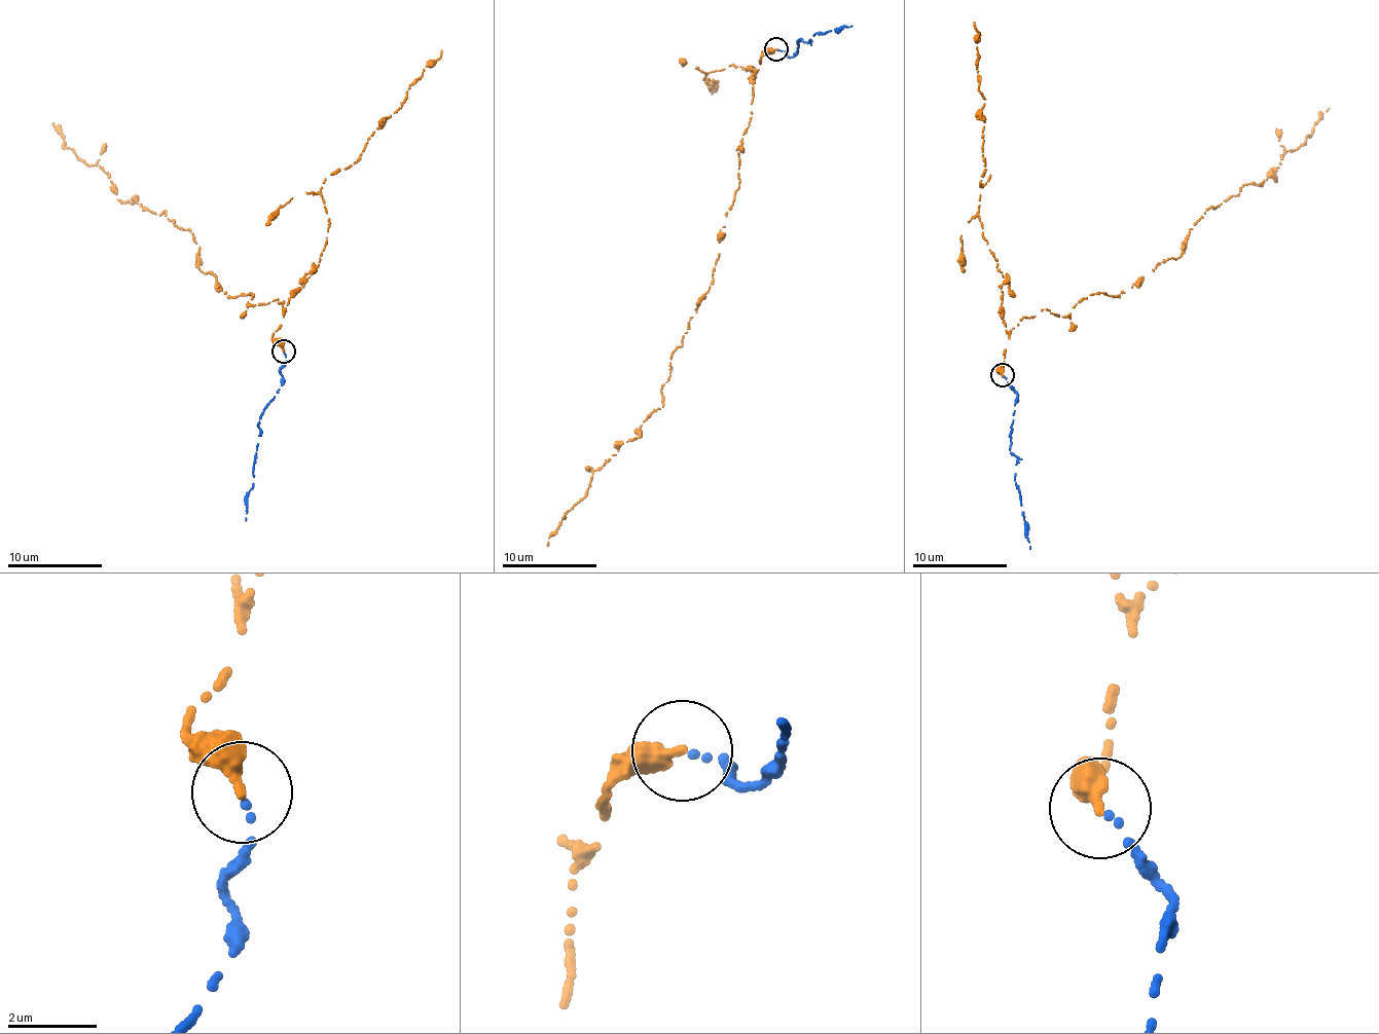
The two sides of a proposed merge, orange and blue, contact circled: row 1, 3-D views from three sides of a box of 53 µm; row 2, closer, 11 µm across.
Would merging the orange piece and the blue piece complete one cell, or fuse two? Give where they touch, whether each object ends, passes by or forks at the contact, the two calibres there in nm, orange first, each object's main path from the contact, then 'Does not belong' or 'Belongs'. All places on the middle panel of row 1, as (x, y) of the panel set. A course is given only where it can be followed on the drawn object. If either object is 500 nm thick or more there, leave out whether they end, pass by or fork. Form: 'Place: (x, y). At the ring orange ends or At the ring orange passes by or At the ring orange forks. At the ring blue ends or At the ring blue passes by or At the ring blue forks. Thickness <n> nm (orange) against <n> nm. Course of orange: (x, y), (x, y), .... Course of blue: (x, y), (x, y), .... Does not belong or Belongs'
Place: (776, 49). At the ring orange ends. At the ring blue ends. Thickness 360 nm (orange) against 130 nm. Course of orange: (775, 50), (760, 58), (755, 72), (719, 257), (673, 354), (662, 407), (600, 466), (546, 545). Course of blue: (778, 49), (792, 58), (800, 38), (806, 42), (815, 32), (851, 26). Belongs

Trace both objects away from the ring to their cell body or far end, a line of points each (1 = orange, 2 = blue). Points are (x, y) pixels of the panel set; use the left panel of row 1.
1: (283, 351), (273, 337), (283, 301), (224, 294), (198, 269), (190, 230), (119, 199), (52, 122)
2: (285, 353), (279, 390), (259, 420), (247, 519)

